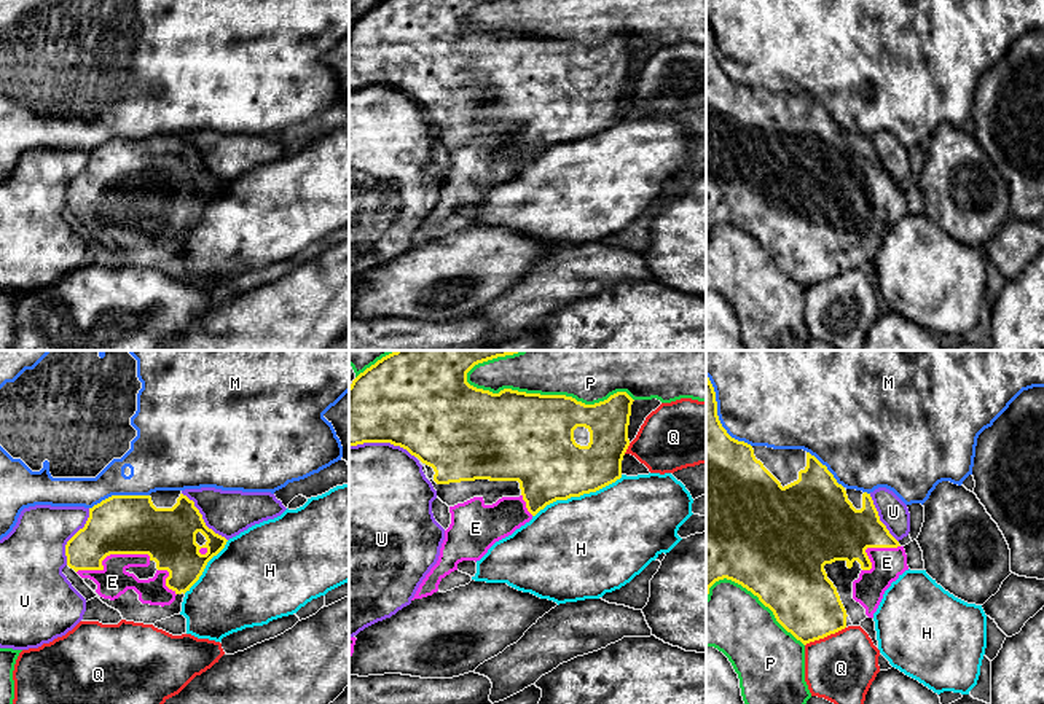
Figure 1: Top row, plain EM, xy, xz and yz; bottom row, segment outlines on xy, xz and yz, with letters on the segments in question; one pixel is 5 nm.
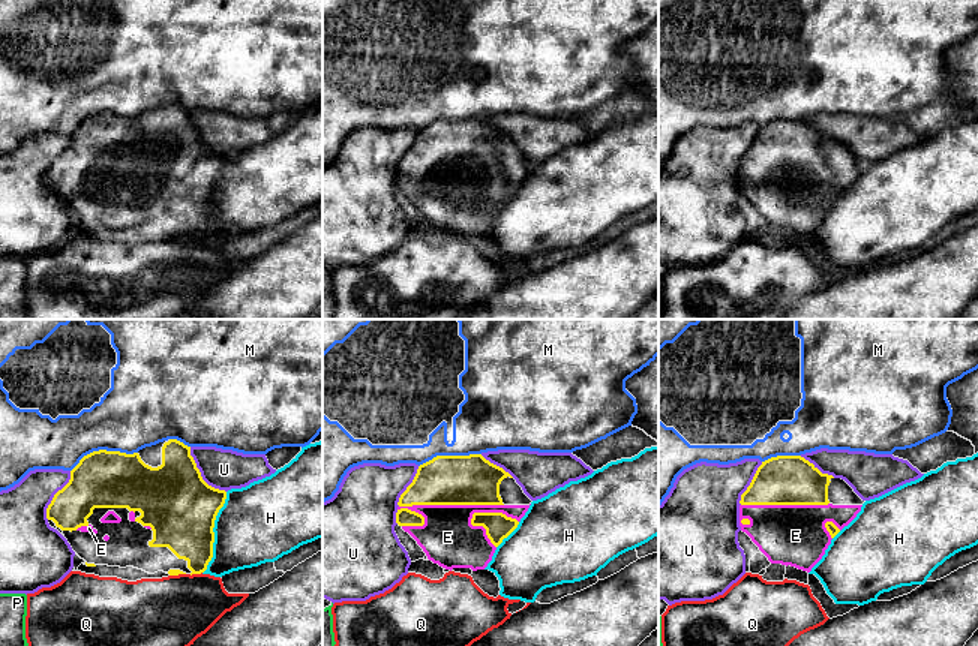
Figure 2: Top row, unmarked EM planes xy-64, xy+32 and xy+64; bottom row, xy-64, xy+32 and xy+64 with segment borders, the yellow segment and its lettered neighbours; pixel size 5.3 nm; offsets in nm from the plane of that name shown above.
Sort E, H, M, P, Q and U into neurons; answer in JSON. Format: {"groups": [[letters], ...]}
{"groups": [["E"], ["H"], ["M"], ["P"], ["Q"], ["U"]]}

